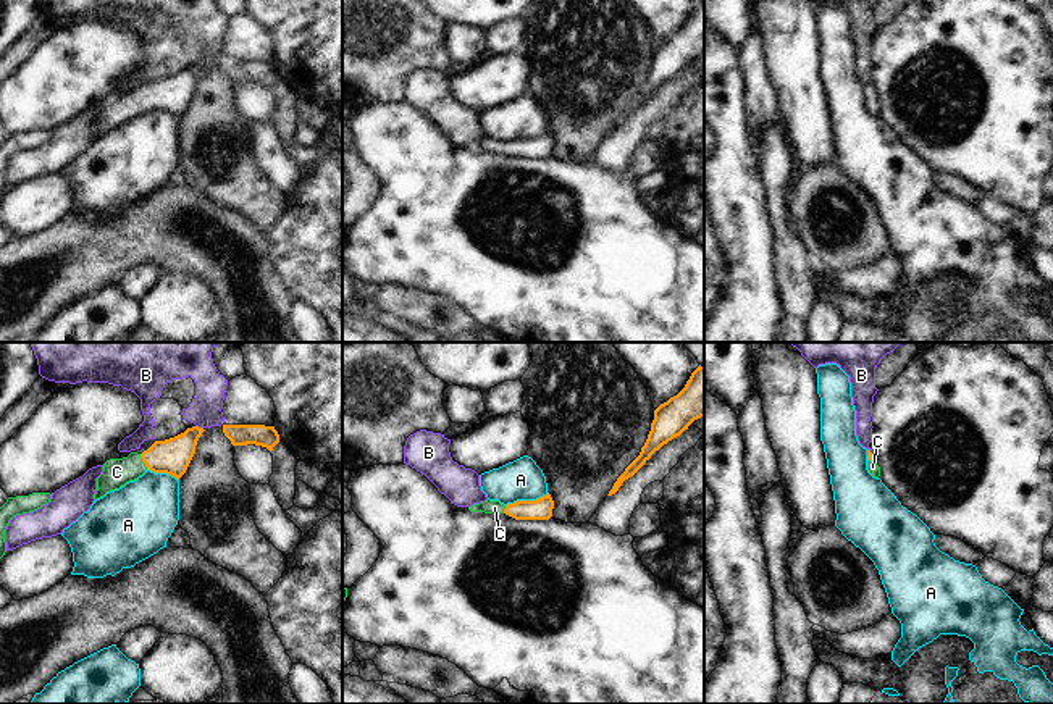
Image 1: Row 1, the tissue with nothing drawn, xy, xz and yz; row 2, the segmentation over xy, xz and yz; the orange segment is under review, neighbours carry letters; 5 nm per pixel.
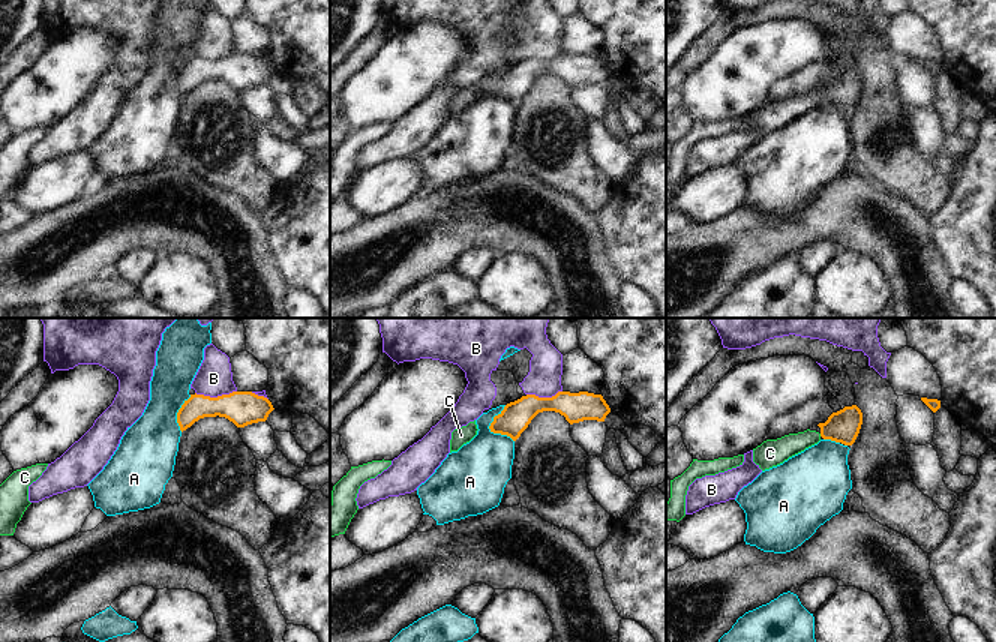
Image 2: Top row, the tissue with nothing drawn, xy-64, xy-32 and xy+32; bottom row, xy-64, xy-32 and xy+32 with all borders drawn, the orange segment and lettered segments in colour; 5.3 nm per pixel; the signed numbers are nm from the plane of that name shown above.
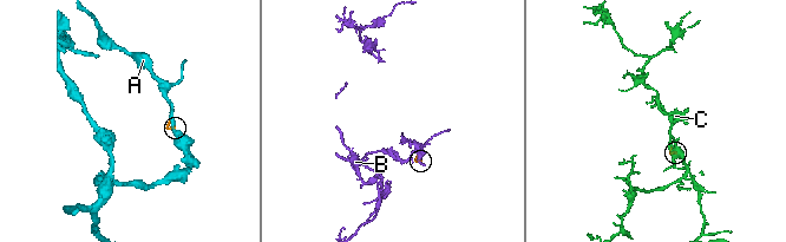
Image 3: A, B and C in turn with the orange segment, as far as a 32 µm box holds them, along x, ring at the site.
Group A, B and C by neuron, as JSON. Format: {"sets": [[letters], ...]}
{"sets": [["A"], ["B"], ["C"]]}

